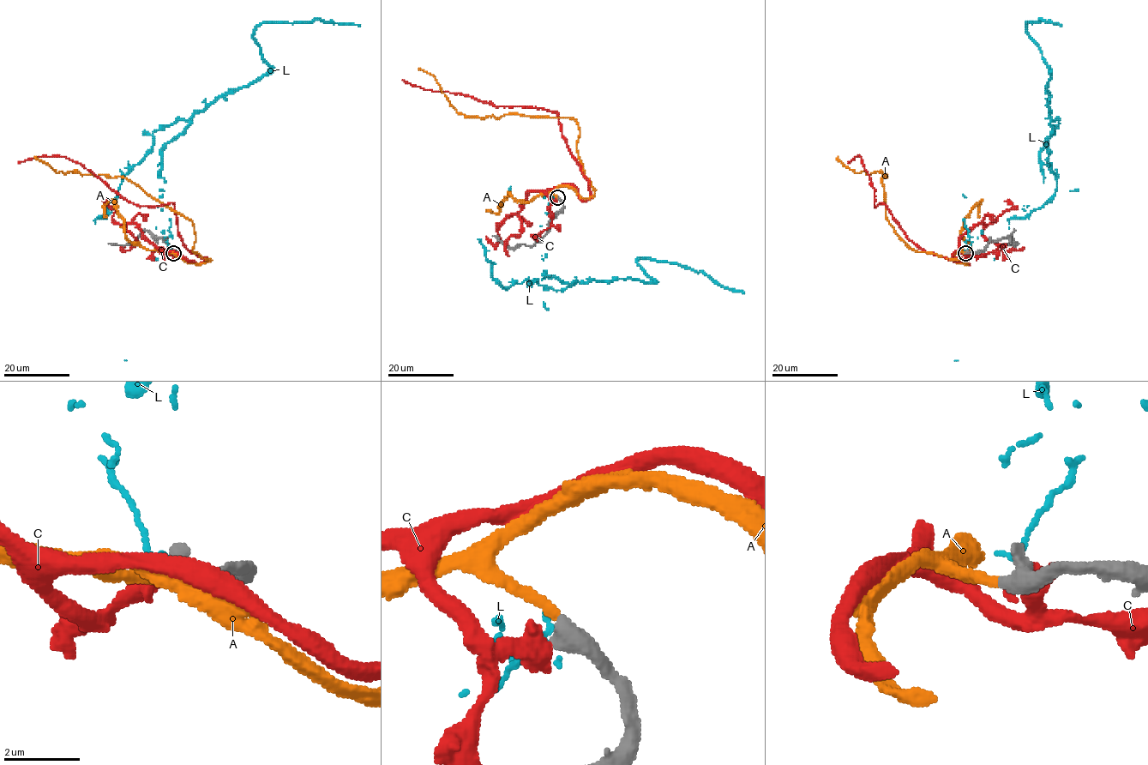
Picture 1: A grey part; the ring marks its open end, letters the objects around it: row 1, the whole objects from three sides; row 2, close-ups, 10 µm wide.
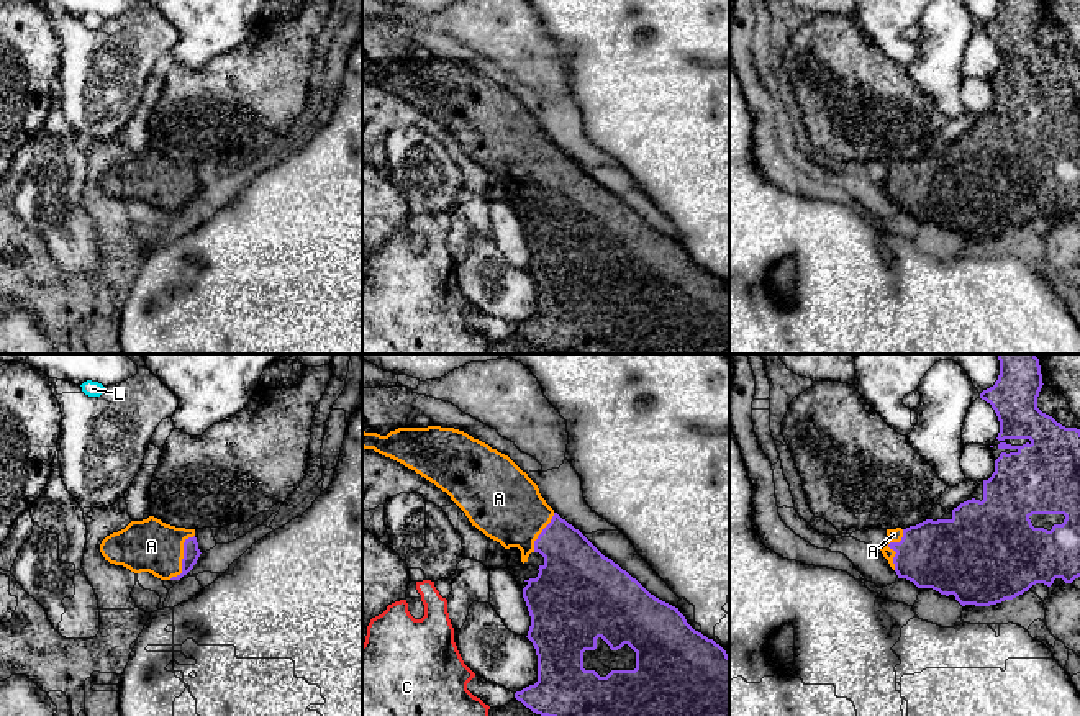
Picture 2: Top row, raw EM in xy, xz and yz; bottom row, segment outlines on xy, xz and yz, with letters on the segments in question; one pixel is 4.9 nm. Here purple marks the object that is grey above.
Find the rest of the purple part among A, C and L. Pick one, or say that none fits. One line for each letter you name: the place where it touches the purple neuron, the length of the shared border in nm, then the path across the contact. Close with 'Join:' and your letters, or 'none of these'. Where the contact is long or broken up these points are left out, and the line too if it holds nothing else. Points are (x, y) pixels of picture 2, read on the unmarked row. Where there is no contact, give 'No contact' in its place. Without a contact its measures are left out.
A: Touches purple at xy (182, 192). Shared border 260 nm. Path across: xy (190, 179), (182, 192), (176, 185), (151, 179)
Join: A

